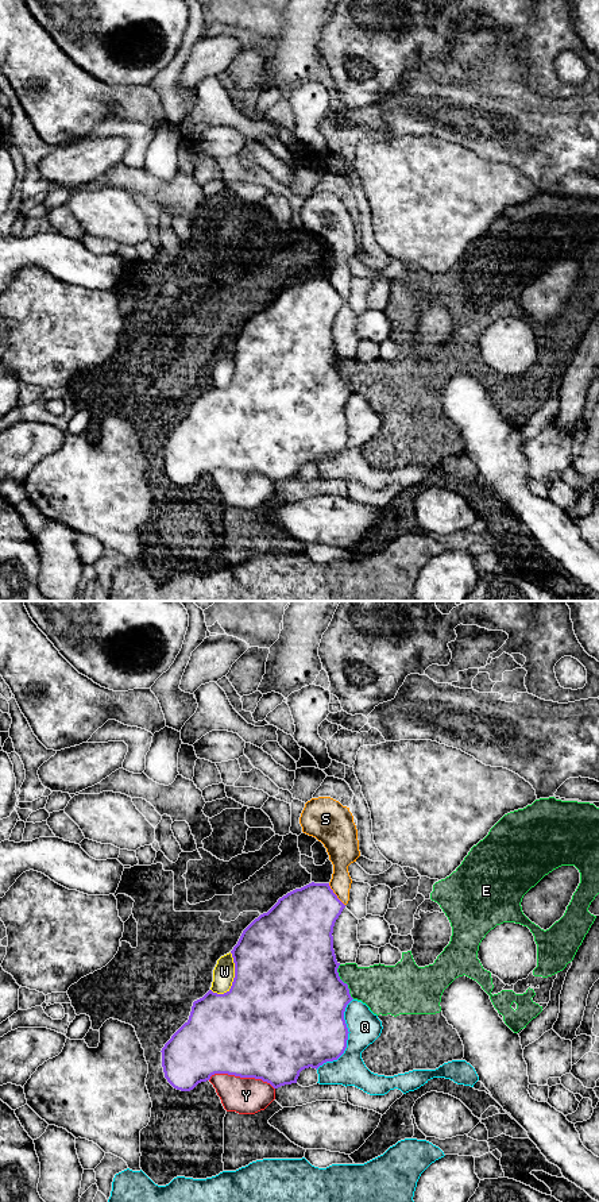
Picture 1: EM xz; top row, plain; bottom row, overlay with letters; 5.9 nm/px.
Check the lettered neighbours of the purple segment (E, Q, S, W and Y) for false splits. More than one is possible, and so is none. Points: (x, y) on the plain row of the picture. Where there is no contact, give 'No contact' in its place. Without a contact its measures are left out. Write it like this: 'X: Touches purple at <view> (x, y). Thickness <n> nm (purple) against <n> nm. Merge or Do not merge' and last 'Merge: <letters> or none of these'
E: Touches purple at xz (343, 377). Thickness 480 nm (purple) against 280 nm. Do not merge
Q: Touches purple at xz (347, 434). Thickness 460 nm (purple) against 200 nm. Do not merge
S: Touches purple at xz (335, 289). Thickness 380 nm (purple) against 160 nm. Do not merge
W: Touches purple at xz (234, 373). Thickness 500 nm (purple) against 130 nm. Do not merge
Y: Touches purple at xz (242, 472). Thickness 500 nm (purple) against 220 nm. Do not merge
Merge: none of these

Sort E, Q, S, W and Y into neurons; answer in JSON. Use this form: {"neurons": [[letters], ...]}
{"neurons": [["E"], ["Q"], ["S"], ["W"], ["Y"]]}

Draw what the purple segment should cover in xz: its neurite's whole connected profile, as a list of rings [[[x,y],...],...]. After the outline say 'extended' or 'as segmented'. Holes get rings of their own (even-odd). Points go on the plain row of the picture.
[[[312,277],[279,293],[267,308],[260,309],[243,325],[231,346],[235,358],[231,384],[224,389],[209,385],[194,396],[189,415],[161,446],[165,473],[174,484],[190,486],[215,469],[262,474],[278,484],[297,478],[302,465],[317,465],[344,448],[349,428],[344,407],[353,393],[348,380],[339,371],[340,358],[336,355],[332,331],[344,303],[329,278]]]; as segmented

